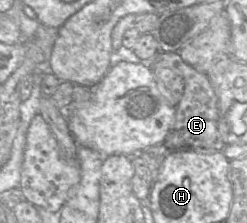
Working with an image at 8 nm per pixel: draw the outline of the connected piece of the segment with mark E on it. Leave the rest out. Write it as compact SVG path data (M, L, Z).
M159 52L149 60L142 60L150 68L170 68L183 78L183 96L176 106L175 120L167 134L164 145L170 149L191 149L201 152L221 152L226 144L218 129L218 101L208 76L186 64L178 52Z

